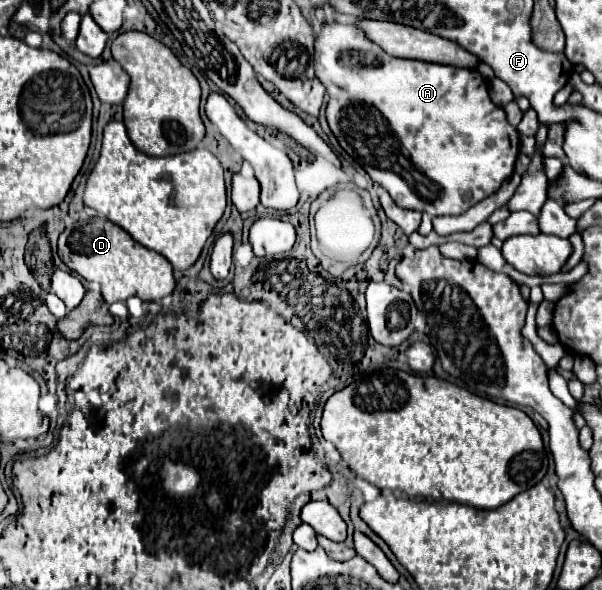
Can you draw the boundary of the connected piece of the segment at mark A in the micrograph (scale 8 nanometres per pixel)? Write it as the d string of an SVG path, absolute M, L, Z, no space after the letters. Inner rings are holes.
M326 23L322 27L316 39L314 67L316 77L330 95L326 119L340 147L366 169L372 181L380 183L388 193L396 193L390 195L396 205L428 213L430 217L460 215L496 193L514 173L520 135L506 121L504 109L492 103L484 77L474 69L390 57L376 43L368 41L360 29L346 23ZM368 107L376 109L388 121L390 131L368 131ZM344 111L366 111L366 115L348 115Z

